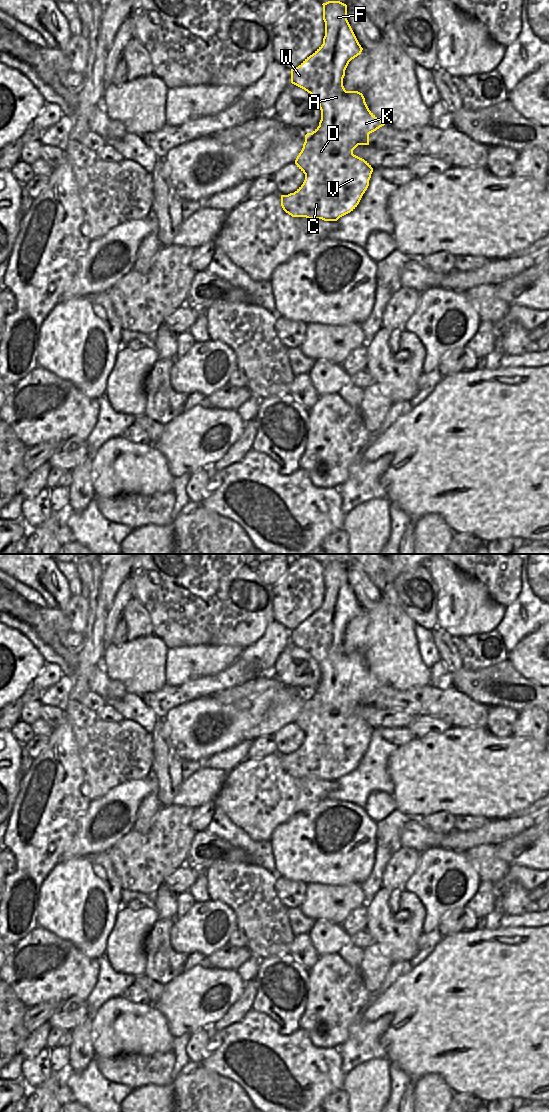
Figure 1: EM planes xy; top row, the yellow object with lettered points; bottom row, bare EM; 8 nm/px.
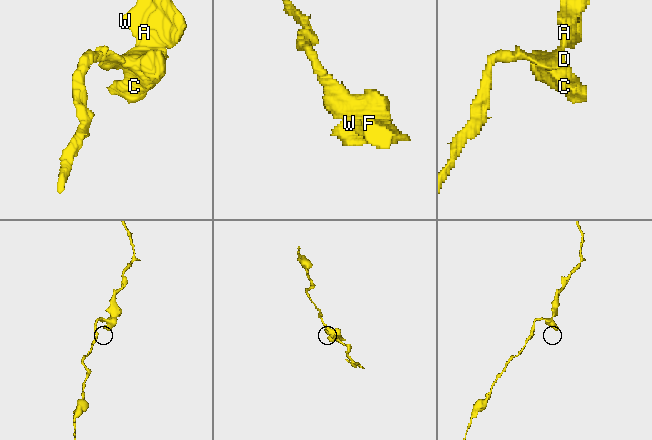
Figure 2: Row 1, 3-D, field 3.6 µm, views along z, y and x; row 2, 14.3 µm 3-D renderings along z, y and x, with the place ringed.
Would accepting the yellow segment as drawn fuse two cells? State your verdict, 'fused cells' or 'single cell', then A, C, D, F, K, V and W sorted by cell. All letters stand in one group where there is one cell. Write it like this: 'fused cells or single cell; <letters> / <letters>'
single cell; A C D F K V W

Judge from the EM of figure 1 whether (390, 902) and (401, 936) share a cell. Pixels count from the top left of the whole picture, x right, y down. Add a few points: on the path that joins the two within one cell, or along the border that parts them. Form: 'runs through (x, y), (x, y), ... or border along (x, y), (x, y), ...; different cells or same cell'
runs through (390, 910), (397, 928); same cell

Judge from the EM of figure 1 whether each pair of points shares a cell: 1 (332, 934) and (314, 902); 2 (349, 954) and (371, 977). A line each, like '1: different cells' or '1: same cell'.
1: different cells
2: different cells

